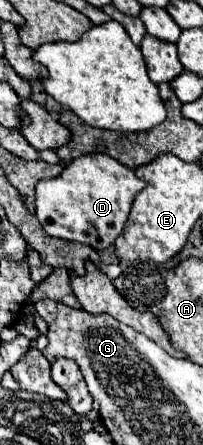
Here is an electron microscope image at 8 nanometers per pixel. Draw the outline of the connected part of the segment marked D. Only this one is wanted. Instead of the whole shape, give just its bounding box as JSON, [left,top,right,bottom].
[36,153,144,249]

